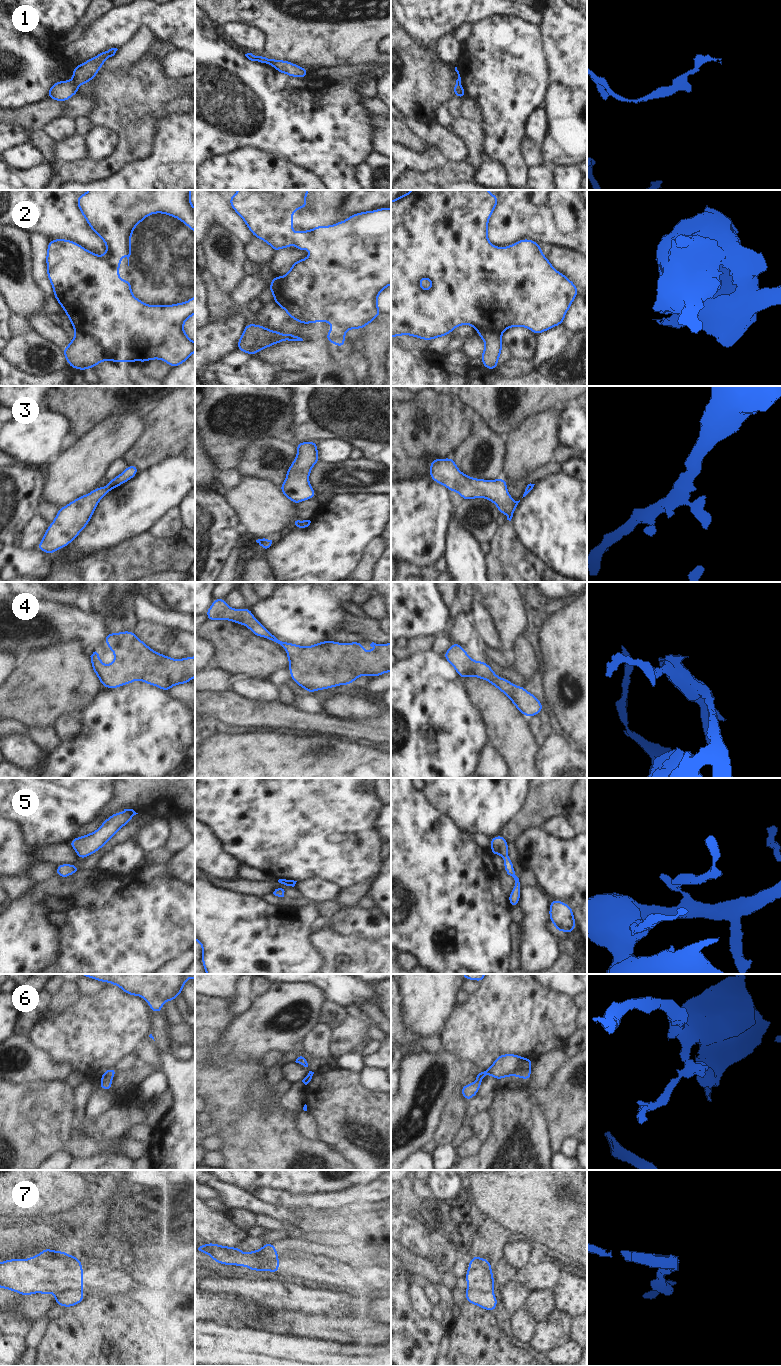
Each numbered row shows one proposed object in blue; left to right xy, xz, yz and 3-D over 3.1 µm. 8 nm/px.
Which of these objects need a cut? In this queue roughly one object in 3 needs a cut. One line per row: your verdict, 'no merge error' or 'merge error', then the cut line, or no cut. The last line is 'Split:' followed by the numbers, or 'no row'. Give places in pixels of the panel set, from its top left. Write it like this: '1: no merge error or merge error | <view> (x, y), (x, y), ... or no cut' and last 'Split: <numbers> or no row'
1: merge error | xy (71, 81), (77, 86)
2: merge error | xy (75, 330), (88, 333), (97, 342), (103, 360)
3: no merge error | no cut
4: no merge error | no cut
5: no merge error | no cut
6: no merge error | no cut
7: merge error | xy (81, 1290), (62, 1290), (55, 1294)
Split: 1, 2, 7

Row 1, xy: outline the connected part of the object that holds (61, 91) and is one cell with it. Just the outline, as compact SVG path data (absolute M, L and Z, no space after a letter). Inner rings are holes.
M70 80L56 81L47 94L48 98L59 102L66 102L72 96L78 93L78 86Z

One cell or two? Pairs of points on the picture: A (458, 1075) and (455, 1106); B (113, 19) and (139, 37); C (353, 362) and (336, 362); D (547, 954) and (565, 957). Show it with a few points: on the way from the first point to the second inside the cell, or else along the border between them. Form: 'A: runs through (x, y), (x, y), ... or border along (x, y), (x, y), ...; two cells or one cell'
A: border along (459, 1088), (447, 1102), (444, 1109); two cells
B: border along (155, 36), (147, 27), (141, 26), (118, 49); two cells
C: border along (340, 355), (355, 375); two cells
D: border along (563, 949), (553, 963); two cells

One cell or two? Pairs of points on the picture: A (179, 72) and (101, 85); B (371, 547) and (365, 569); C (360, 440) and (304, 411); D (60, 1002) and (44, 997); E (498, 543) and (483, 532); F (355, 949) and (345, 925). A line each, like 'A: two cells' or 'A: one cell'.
A: two cells
B: one cell
C: one cell
D: two cells
E: two cells
F: two cells

